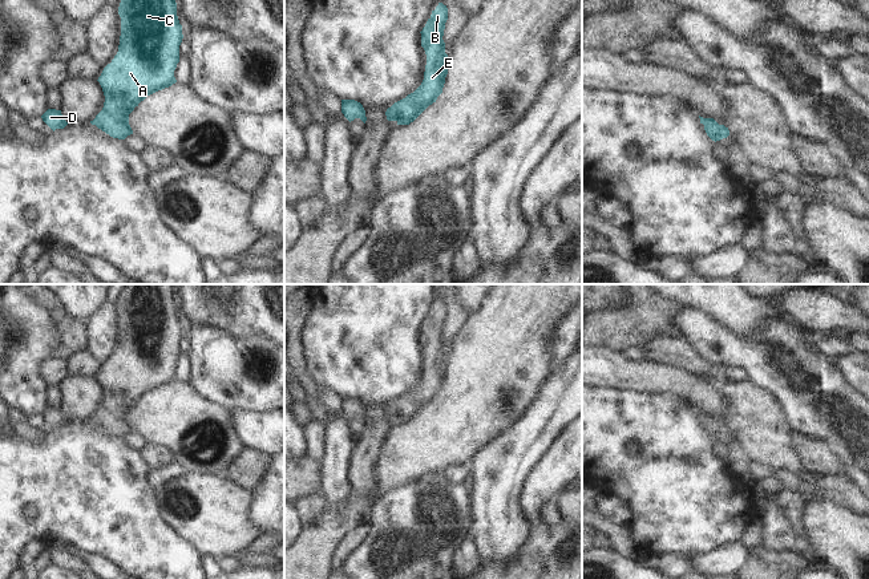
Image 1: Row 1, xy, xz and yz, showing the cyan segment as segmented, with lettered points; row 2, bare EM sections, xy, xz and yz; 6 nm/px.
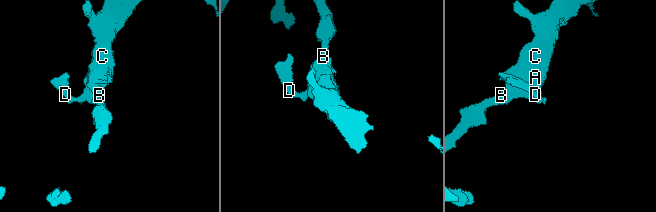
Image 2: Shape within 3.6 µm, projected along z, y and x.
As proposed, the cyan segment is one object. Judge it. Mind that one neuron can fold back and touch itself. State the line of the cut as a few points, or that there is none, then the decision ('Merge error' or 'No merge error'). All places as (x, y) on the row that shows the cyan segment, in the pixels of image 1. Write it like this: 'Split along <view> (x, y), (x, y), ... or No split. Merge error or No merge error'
No split. No merge error.

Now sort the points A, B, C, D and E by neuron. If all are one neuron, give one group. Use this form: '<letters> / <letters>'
A B C D E

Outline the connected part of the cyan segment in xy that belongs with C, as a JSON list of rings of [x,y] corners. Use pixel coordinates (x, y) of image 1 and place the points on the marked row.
[[[121,0],[118,15],[121,17],[118,52],[97,80],[105,102],[90,124],[113,138],[125,139],[133,134],[129,114],[134,108],[147,96],[177,82],[174,70],[179,62],[183,35],[175,0]]]

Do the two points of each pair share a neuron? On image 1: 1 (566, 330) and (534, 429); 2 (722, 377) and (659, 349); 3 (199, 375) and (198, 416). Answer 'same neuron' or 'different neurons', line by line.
1: different neurons
2: same neuron
3: different neurons

